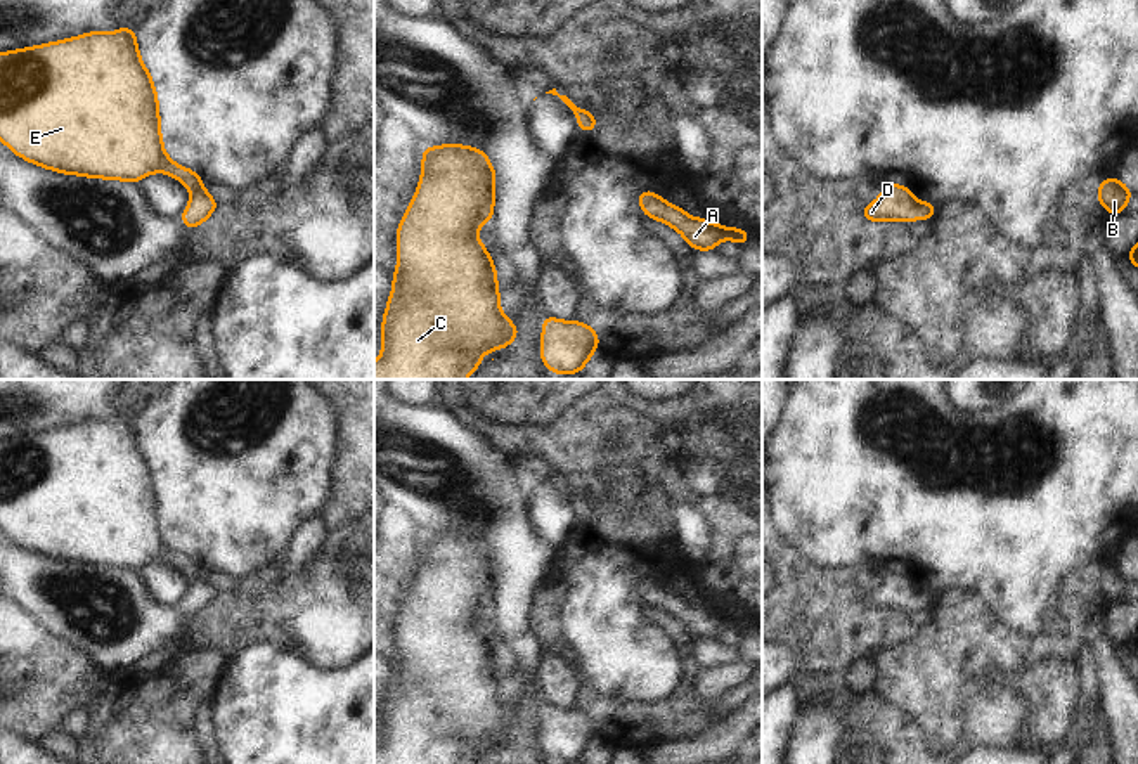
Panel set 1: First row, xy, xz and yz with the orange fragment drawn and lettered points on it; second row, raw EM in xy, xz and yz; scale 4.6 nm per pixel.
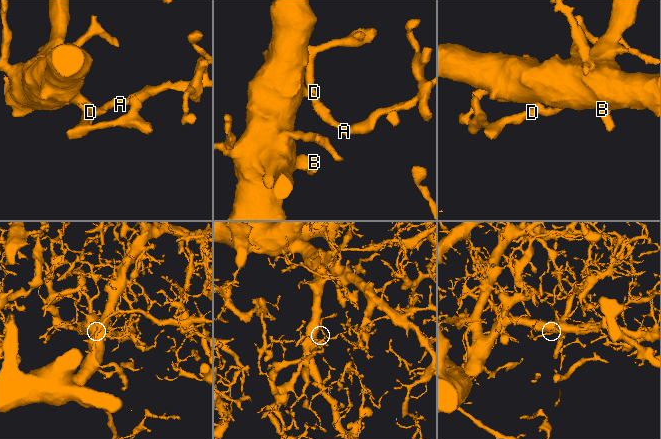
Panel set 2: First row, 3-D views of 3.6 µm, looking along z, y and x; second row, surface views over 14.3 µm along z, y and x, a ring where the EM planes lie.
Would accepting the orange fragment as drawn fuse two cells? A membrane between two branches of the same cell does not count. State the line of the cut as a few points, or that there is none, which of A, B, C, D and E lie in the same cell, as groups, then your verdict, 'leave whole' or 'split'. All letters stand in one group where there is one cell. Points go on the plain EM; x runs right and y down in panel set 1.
no cut | A B C D E | leave whole

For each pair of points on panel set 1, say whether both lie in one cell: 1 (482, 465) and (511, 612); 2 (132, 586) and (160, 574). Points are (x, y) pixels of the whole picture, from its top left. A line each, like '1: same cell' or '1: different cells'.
1: same cell
2: different cells

